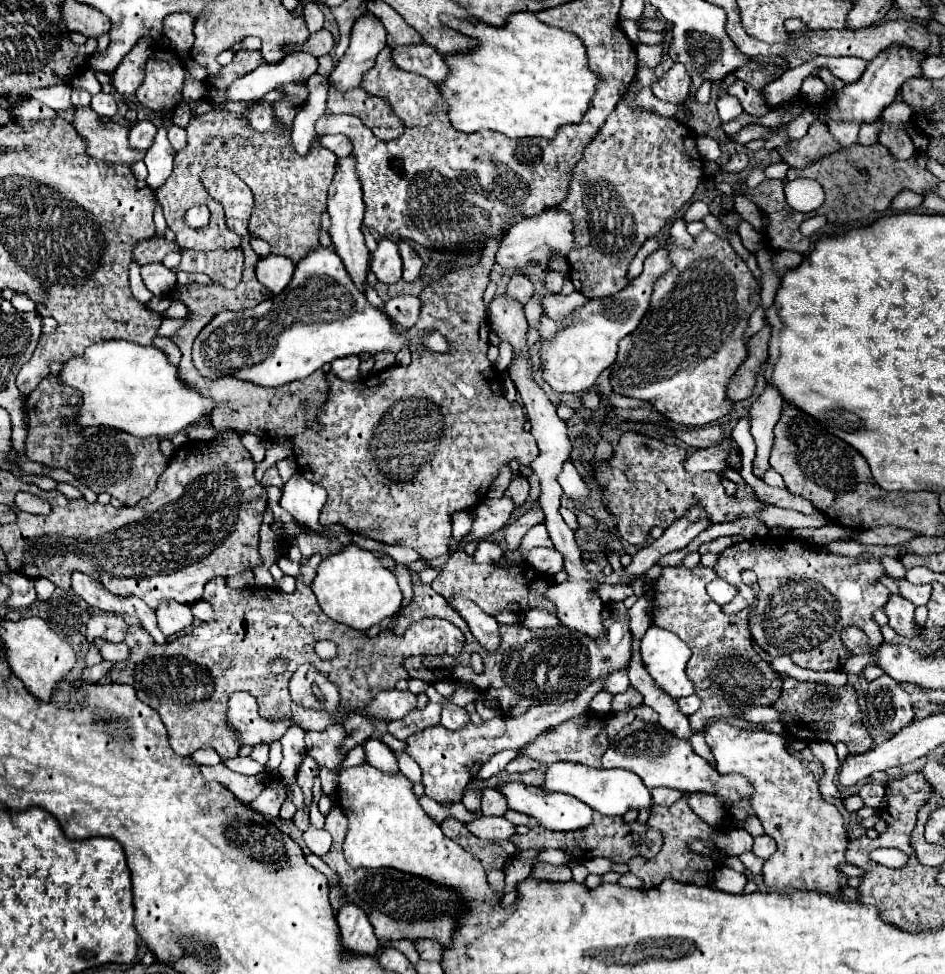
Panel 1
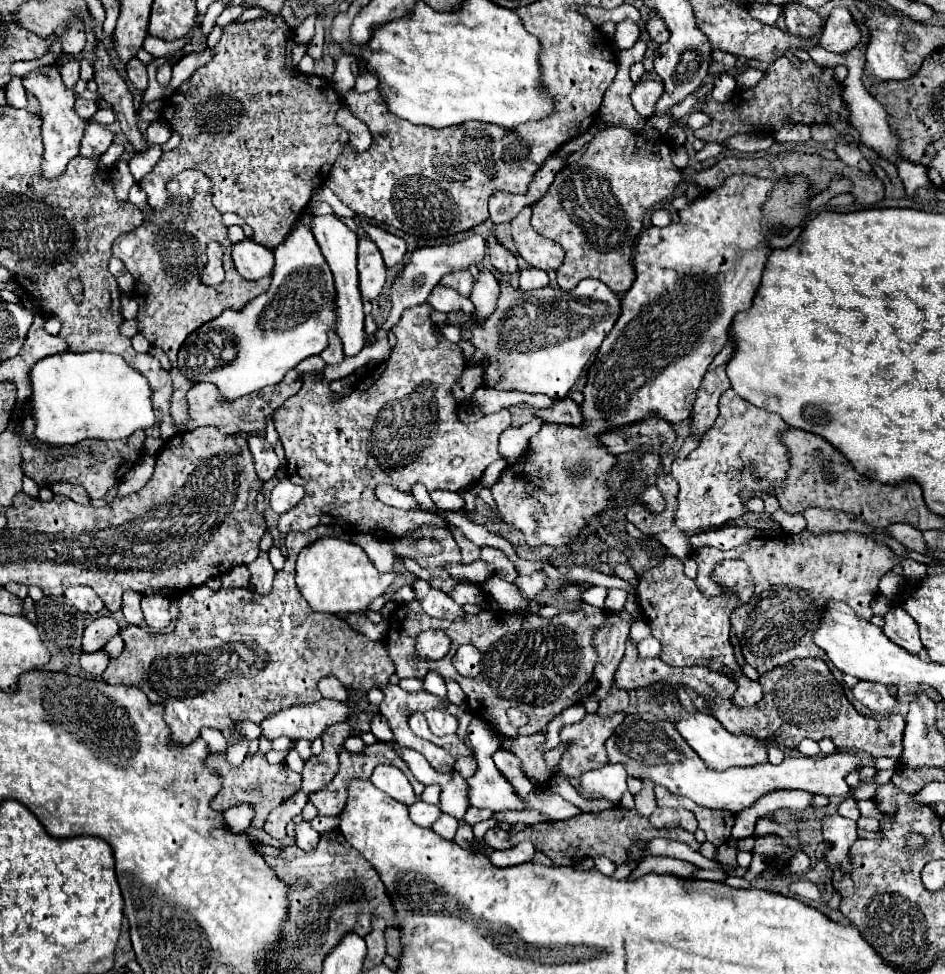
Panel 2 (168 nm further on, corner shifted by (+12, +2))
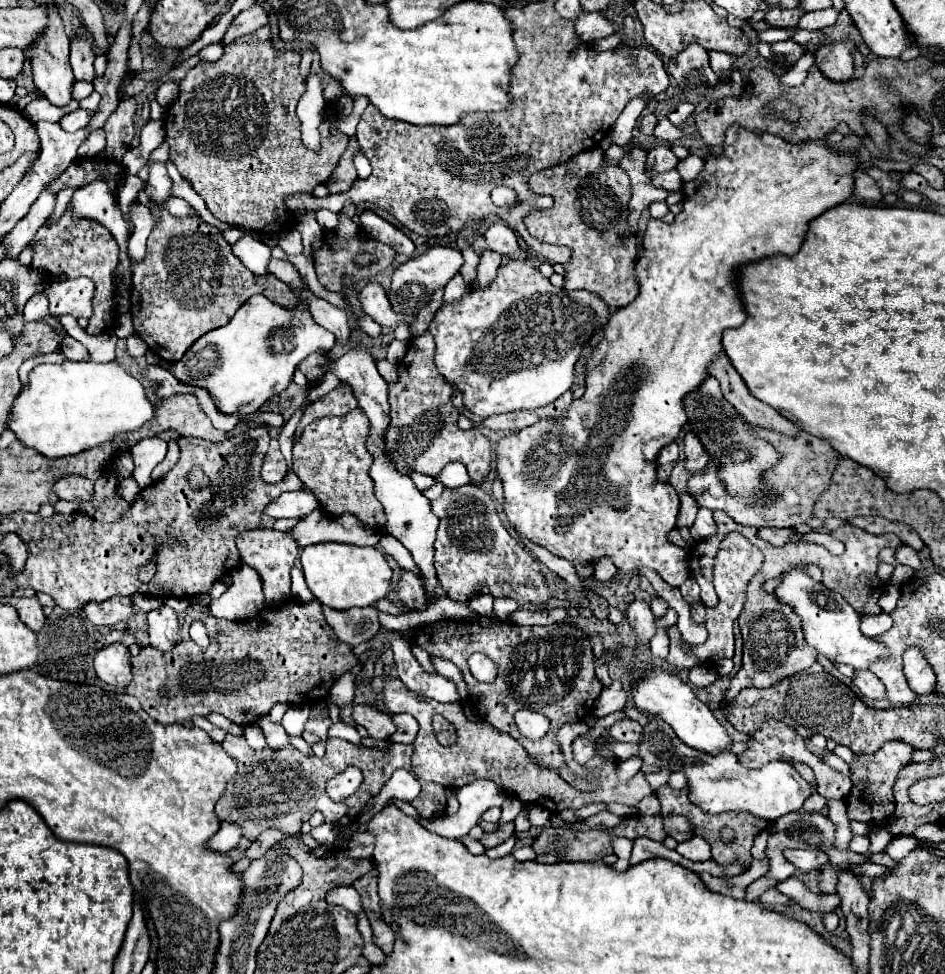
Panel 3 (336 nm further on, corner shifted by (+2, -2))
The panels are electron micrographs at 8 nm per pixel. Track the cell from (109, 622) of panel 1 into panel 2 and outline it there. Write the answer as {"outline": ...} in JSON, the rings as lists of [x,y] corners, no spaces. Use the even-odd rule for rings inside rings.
{"outline":[[[99,616],[91,620],[83,634],[83,652],[101,650],[115,634],[119,634],[119,630],[117,630],[117,622],[111,616]]]}

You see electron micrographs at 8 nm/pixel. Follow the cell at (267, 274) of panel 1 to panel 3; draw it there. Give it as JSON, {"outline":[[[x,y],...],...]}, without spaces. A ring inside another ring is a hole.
{"outline":[[[245,236],[233,244],[233,252],[243,262],[243,266],[255,272],[257,276],[267,274],[267,264],[271,260],[271,248],[267,244]]]}

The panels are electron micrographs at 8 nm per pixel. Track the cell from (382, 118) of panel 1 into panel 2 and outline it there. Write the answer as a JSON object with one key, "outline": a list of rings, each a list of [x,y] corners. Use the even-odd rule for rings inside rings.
{"outline":[[[263,14],[255,20],[249,20],[249,22],[231,22],[223,28],[223,36],[219,40],[219,44],[215,46],[215,56],[209,64],[201,66],[187,82],[183,82],[175,94],[171,94],[169,98],[165,98],[163,102],[163,110],[161,110],[161,120],[165,120],[165,124],[177,132],[181,136],[181,142],[177,148],[173,148],[171,152],[165,152],[161,156],[161,160],[157,162],[155,170],[149,172],[141,182],[139,186],[147,192],[147,200],[149,200],[149,206],[153,206],[155,210],[161,210],[161,208],[167,208],[167,202],[163,202],[163,180],[171,180],[175,174],[183,172],[183,170],[199,170],[203,172],[211,182],[213,182],[213,206],[219,210],[219,212],[235,212],[239,214],[247,226],[253,228],[253,240],[267,246],[267,248],[277,248],[277,244],[281,244],[281,240],[285,240],[285,236],[289,234],[289,230],[293,228],[295,220],[301,218],[305,206],[309,204],[311,200],[311,194],[317,186],[325,184],[325,176],[329,176],[329,170],[333,166],[333,162],[337,160],[337,156],[343,152],[343,146],[347,144],[347,132],[341,130],[335,122],[335,112],[341,108],[341,96],[337,96],[337,92],[329,86],[329,82],[325,78],[319,78],[319,76],[305,76],[301,74],[293,64],[291,56],[289,56],[289,46],[293,46],[293,36],[291,36],[291,28],[289,24],[279,16],[279,14]]]}

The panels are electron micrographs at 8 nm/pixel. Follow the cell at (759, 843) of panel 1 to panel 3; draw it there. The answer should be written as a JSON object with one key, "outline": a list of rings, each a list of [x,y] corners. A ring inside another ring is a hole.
{"outline":[[[805,848],[805,850],[783,850],[783,856],[795,864],[799,870],[803,872],[809,872],[809,870],[819,870],[823,868],[829,858],[823,850],[817,850],[817,848]]]}

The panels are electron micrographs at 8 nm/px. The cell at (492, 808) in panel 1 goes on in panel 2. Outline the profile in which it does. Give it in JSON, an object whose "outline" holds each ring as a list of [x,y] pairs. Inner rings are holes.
{"outline":[[[469,808],[467,814],[465,814],[465,822],[467,824],[477,824],[477,822],[483,822],[483,820],[489,820],[493,814],[489,810],[479,810],[479,808]]]}

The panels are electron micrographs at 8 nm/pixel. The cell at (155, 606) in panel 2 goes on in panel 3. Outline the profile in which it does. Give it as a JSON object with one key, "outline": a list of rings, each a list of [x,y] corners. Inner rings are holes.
{"outline":[[[161,606],[147,614],[151,644],[159,650],[171,650],[179,642],[179,618],[169,606]]]}

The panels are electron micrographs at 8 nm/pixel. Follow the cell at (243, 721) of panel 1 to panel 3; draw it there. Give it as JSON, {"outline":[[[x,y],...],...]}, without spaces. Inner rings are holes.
{"outline":[[[355,704],[351,718],[355,720],[355,724],[363,726],[371,738],[389,738],[395,732],[395,724],[391,722],[391,716],[379,712],[373,706]]]}

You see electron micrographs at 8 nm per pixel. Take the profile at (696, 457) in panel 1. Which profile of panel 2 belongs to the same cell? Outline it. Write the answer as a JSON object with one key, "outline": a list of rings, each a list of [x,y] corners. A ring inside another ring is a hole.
{"outline":[[[729,388],[719,400],[719,416],[715,424],[703,436],[699,446],[689,454],[689,458],[673,462],[671,474],[679,484],[679,508],[675,516],[675,526],[689,534],[703,532],[707,528],[721,526],[727,520],[741,518],[747,512],[743,500],[763,494],[773,494],[775,486],[781,484],[783,478],[787,478],[787,470],[789,470],[789,450],[781,442],[781,434],[789,428],[791,426],[781,416],[749,404]]]}

